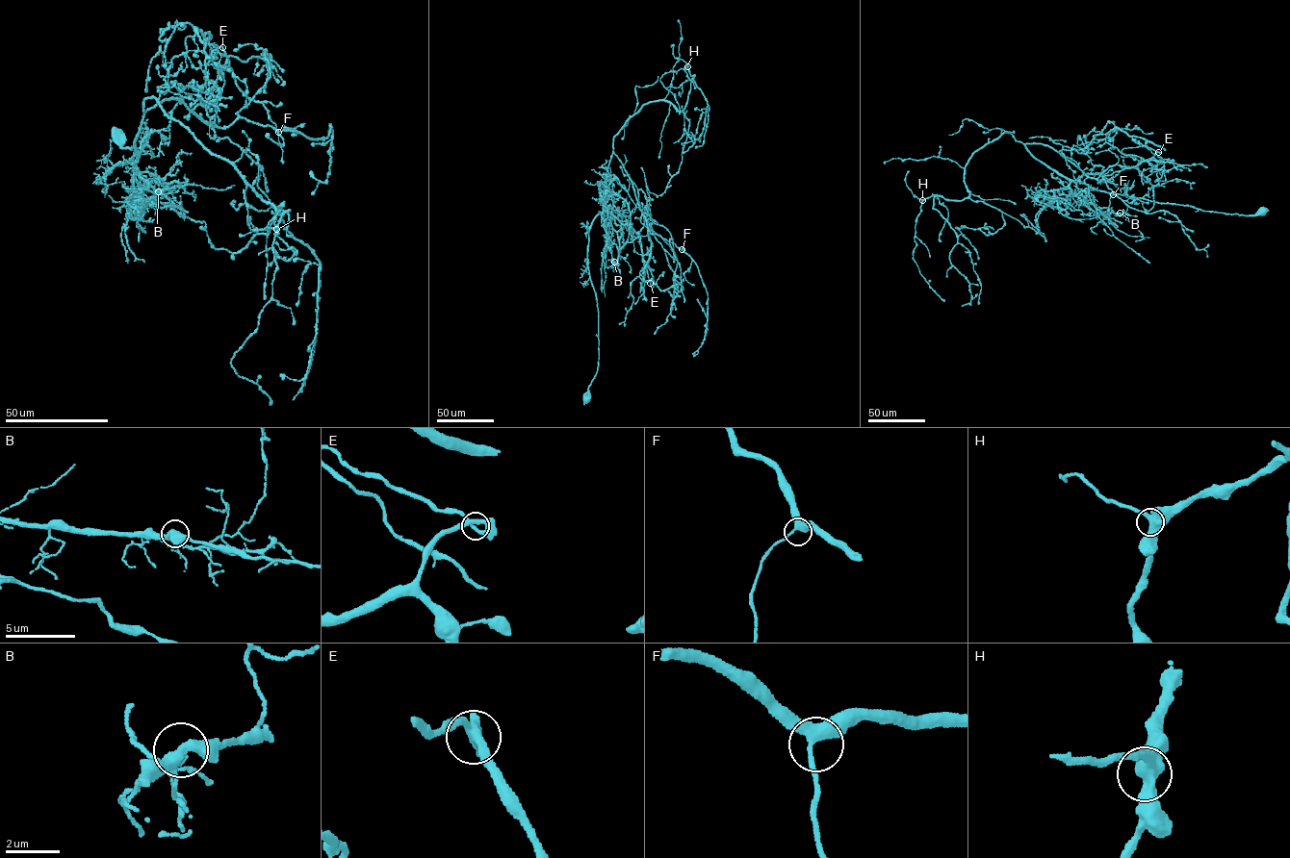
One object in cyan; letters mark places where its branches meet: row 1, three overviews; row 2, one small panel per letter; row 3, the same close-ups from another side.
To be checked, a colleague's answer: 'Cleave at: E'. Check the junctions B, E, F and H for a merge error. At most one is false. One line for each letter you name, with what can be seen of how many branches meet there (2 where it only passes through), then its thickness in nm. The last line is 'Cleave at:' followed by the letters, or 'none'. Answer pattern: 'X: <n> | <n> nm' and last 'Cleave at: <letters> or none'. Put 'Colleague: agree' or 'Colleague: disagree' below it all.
E: 3 | 320 nm
Cleave at: E
Colleague: agree

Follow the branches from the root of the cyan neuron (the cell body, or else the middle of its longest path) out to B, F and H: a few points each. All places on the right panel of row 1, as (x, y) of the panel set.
B: (1262, 212), (1245, 215), (1203, 211), (1189, 206), (1111, 193), (1077, 182), (1078, 191), (1096, 208), (1120, 213)
F: (1262, 212), (1203, 211), (1094, 189), (1057, 174), (1025, 144), (1051, 147), (1087, 176), (1104, 180), (1113, 194)
H: (1262, 212), (1203, 211), (1094, 189), (1057, 174), (1006, 132), (968, 160), (969, 196), (922, 200)

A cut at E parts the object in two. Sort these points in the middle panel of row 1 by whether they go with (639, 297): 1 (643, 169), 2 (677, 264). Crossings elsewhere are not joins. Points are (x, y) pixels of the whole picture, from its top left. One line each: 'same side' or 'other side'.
1: other side
2: other side

